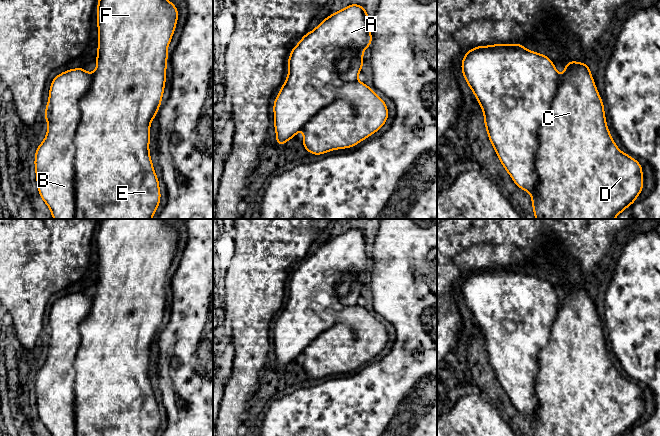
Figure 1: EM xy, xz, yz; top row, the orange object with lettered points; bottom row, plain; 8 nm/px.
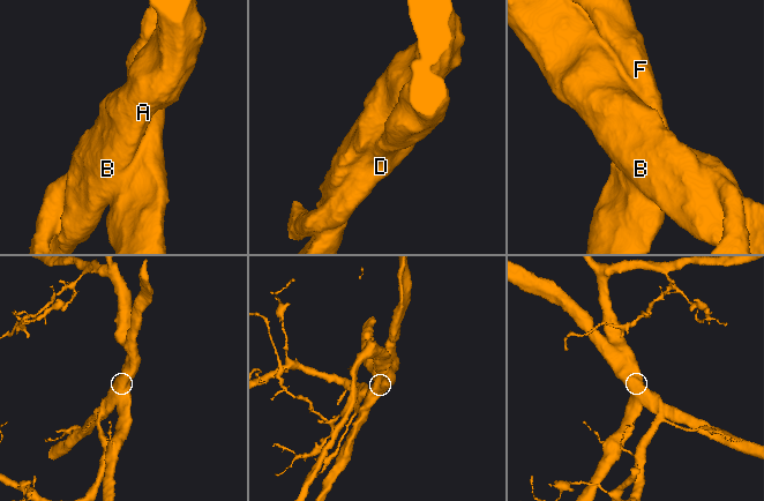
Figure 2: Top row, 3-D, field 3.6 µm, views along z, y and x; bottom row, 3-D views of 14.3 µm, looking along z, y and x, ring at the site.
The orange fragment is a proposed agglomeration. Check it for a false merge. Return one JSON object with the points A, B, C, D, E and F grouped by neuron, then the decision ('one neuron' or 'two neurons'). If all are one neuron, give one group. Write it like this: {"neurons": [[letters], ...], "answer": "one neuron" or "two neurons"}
{"neurons": [["A", "B"], ["C", "D", "E", "F"]], "answer": "two neurons"}

